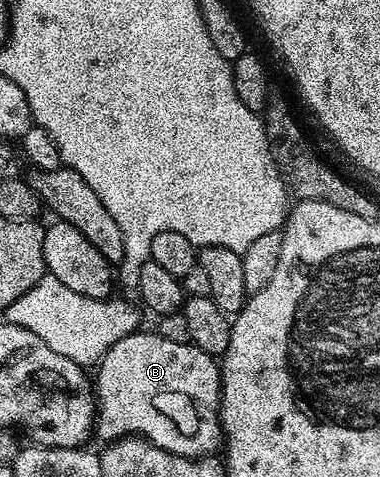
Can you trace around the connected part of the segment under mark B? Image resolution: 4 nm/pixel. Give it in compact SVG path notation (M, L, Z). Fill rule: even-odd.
M138 332L123 336L96 363L95 434L108 444L118 438L136 436L184 458L207 458L216 455L223 446L221 433L221 368L214 355L203 352L192 342L175 344L163 340L156 332Z

